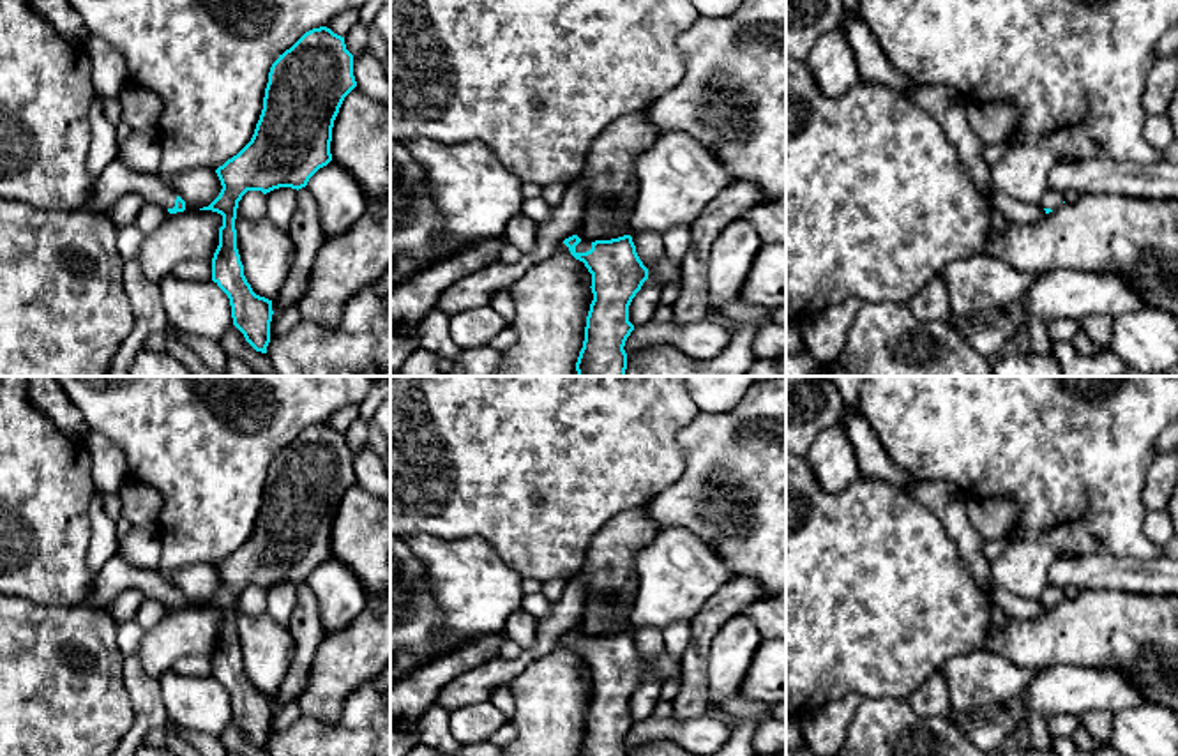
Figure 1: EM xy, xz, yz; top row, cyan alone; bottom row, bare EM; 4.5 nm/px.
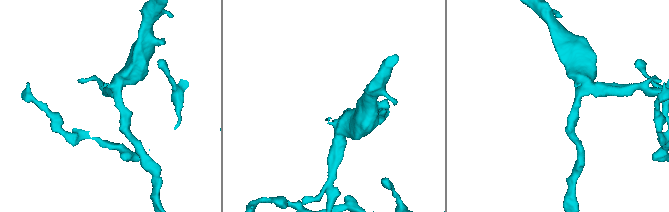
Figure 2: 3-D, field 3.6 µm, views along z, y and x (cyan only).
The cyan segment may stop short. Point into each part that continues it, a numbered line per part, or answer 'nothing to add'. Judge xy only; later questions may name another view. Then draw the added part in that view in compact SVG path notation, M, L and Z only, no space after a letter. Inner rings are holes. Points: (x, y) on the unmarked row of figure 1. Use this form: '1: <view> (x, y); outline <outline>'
1: xy (117, 574); outline M117 553L95 576L92 597L85 606L108 609L124 590L140 590L145 597L157 599L164 604L173 604L178 592L157 571L134 567Z

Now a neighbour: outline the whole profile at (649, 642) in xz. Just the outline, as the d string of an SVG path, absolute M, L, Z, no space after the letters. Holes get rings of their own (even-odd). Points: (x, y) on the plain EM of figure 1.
M639 629L632 632L632 638L636 641L636 648L643 661L650 666L664 650L664 639L661 631L657 629Z

